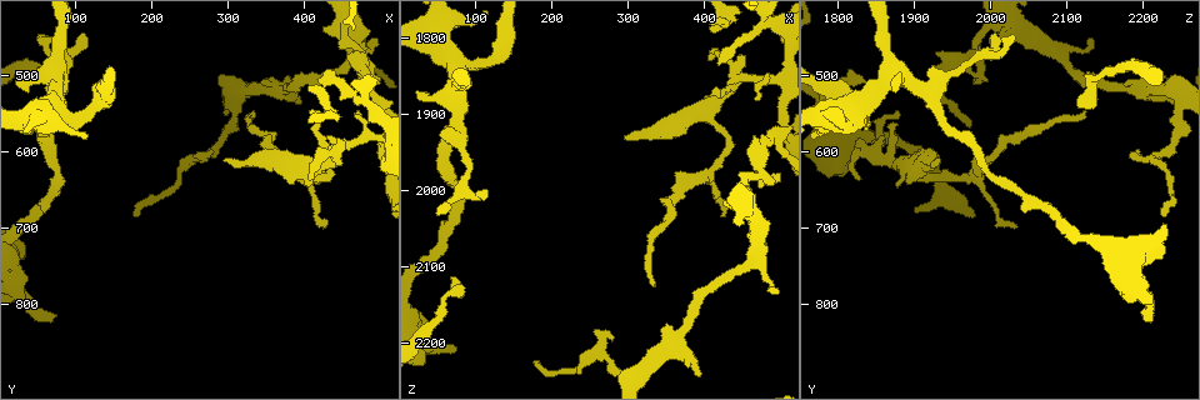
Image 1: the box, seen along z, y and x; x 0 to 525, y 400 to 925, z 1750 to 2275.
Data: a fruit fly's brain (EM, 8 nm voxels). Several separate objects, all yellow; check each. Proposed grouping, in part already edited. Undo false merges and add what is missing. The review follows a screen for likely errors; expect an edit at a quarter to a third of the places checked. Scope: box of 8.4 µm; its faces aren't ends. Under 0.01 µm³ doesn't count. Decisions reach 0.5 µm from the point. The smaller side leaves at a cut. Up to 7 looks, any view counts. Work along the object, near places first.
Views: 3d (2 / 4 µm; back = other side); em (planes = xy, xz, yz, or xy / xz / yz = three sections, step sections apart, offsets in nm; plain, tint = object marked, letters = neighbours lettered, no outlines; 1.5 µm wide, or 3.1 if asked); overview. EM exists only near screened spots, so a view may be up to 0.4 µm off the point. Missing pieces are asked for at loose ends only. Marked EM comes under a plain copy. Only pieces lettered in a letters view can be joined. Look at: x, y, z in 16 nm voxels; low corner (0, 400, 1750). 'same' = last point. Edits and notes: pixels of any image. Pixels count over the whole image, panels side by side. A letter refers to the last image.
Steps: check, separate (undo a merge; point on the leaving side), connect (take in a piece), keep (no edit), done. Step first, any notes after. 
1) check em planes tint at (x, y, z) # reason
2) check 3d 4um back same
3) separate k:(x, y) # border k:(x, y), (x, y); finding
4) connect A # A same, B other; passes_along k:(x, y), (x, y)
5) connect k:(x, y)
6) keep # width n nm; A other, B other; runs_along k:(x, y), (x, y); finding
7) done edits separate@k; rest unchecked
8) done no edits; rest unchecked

check 3d 4um at (420, 505, 1835) # an open end

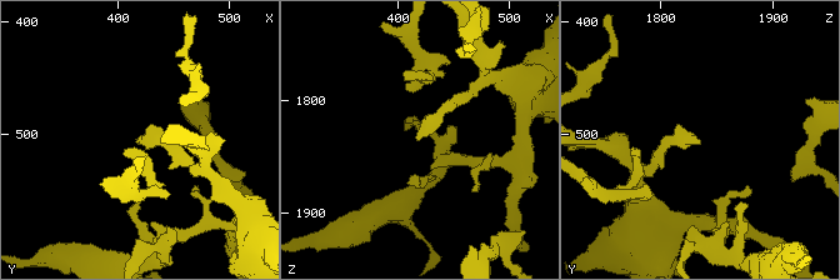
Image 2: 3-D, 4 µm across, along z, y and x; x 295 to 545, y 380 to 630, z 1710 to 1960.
check em planes letters at (418, 504, 1836)

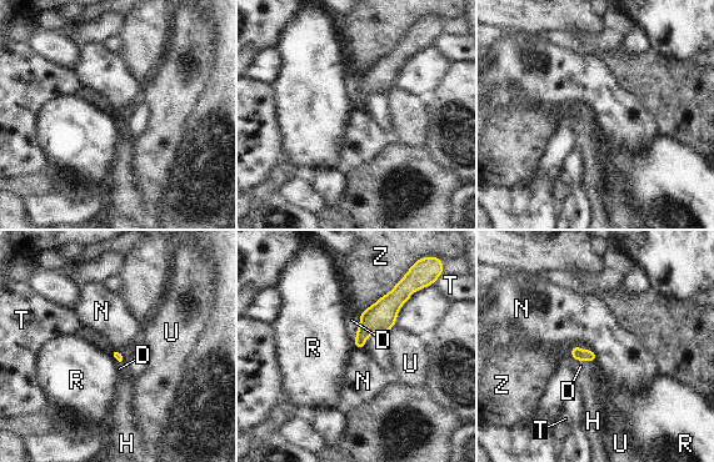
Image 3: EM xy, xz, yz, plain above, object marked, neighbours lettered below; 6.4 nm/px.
keep # longest_contact Z 340 nm; D other, H other, N other, R other, T other, U other, Z other; border 3:(592, 348), (597, 358); no lettered piece goes on from it

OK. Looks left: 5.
check 3d 2um at (425, 695, 2035) # thin end

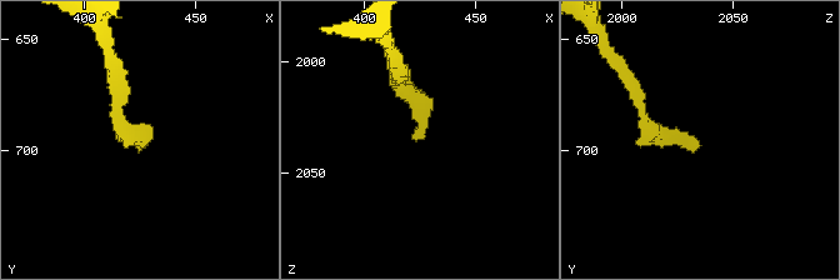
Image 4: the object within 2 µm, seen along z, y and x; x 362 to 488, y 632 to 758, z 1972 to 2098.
check em xz step 8 letters at (425, 699, 2033)

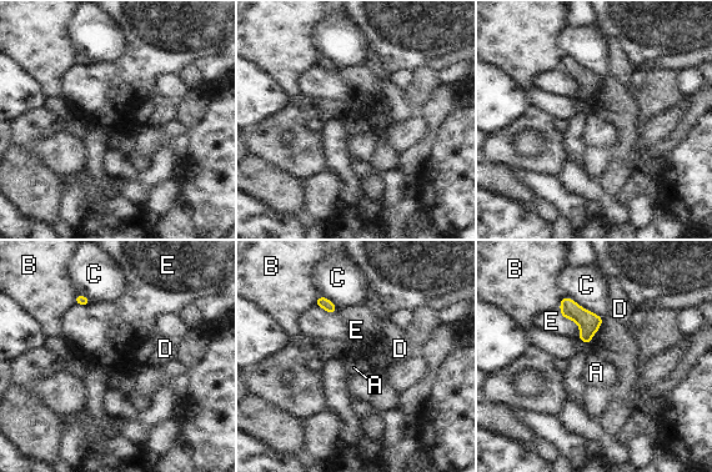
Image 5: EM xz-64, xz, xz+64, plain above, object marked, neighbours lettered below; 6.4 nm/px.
check em planes letters same # another direction

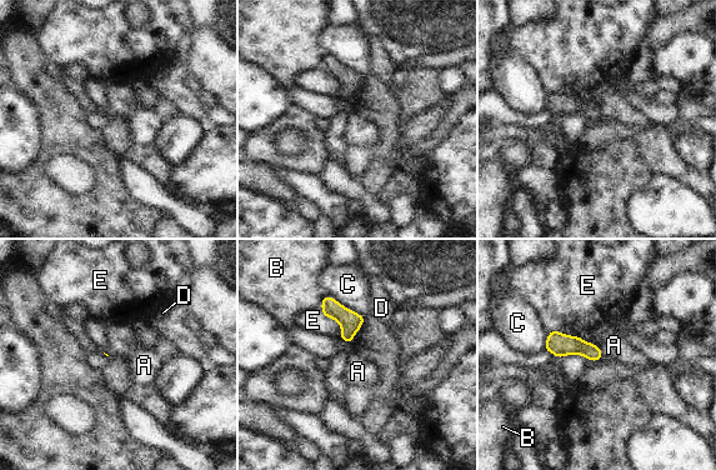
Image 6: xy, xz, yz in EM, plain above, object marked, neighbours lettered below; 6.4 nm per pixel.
keep # longest_contact C 300 nm; A other, B other, C other, D other, E other; border 6:(594, 343), (600, 349), (602, 356); no lettered piece goes on from it

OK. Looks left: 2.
check em yz step 4 letters at (175, 680, 2230) # thin end

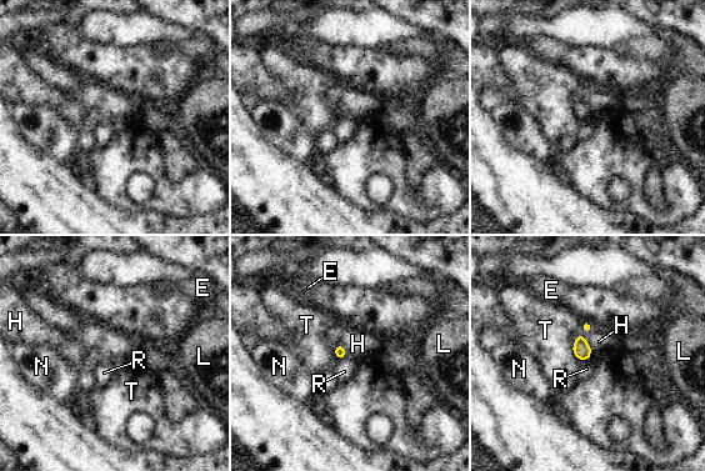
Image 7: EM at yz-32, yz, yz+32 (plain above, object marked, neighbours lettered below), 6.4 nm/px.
check em planes letters same

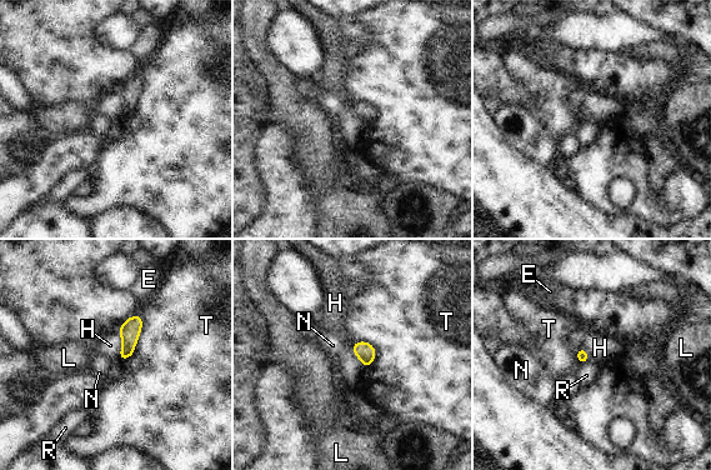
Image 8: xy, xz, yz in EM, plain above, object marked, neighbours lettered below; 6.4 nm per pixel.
keep # E other, H other, L other, N other, R other, T other; border 8:(116, 330), (121, 340), (120, 359); none of them fits

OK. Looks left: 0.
done no edits; rest unchecked

